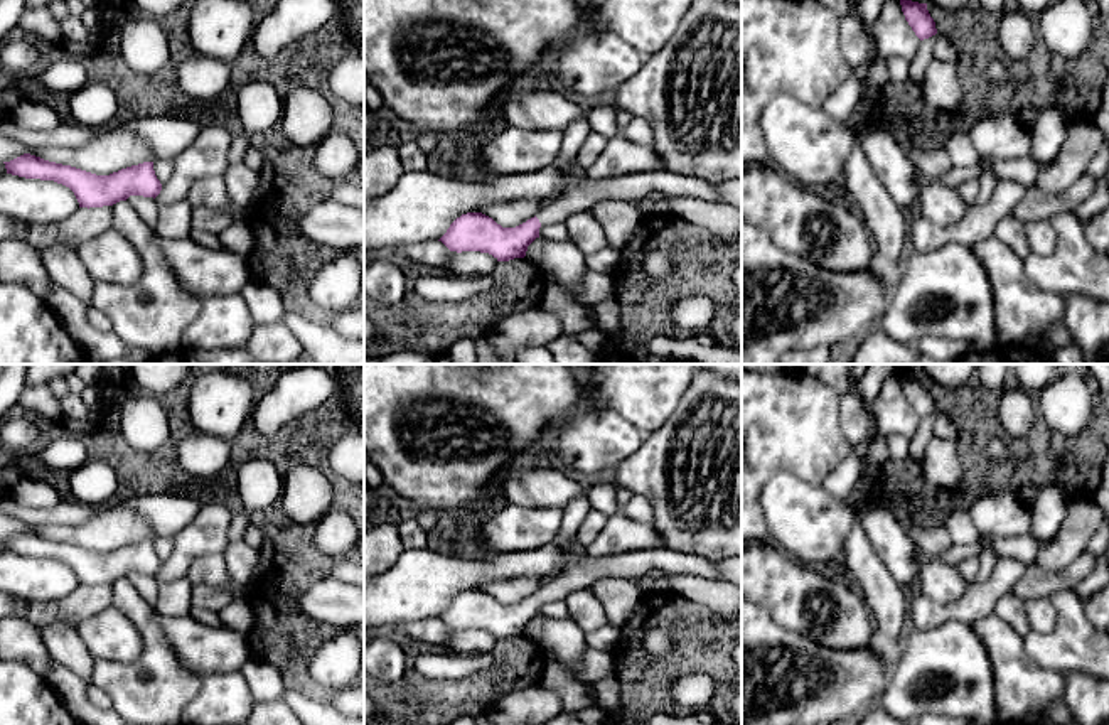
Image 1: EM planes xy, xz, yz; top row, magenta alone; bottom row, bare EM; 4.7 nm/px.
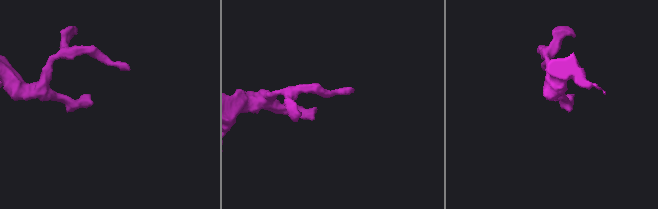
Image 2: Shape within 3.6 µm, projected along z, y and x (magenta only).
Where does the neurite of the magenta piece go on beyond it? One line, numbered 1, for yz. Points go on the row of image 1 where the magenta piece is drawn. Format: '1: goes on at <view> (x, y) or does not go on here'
1: does not go on here

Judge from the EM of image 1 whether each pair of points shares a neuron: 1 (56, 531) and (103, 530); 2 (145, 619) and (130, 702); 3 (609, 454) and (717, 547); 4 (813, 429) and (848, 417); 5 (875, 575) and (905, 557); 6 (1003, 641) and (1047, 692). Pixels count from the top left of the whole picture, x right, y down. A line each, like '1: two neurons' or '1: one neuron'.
1: one neuron
2: one neuron
3: two neurons
4: two neurons
5: two neurons
6: one neuron

